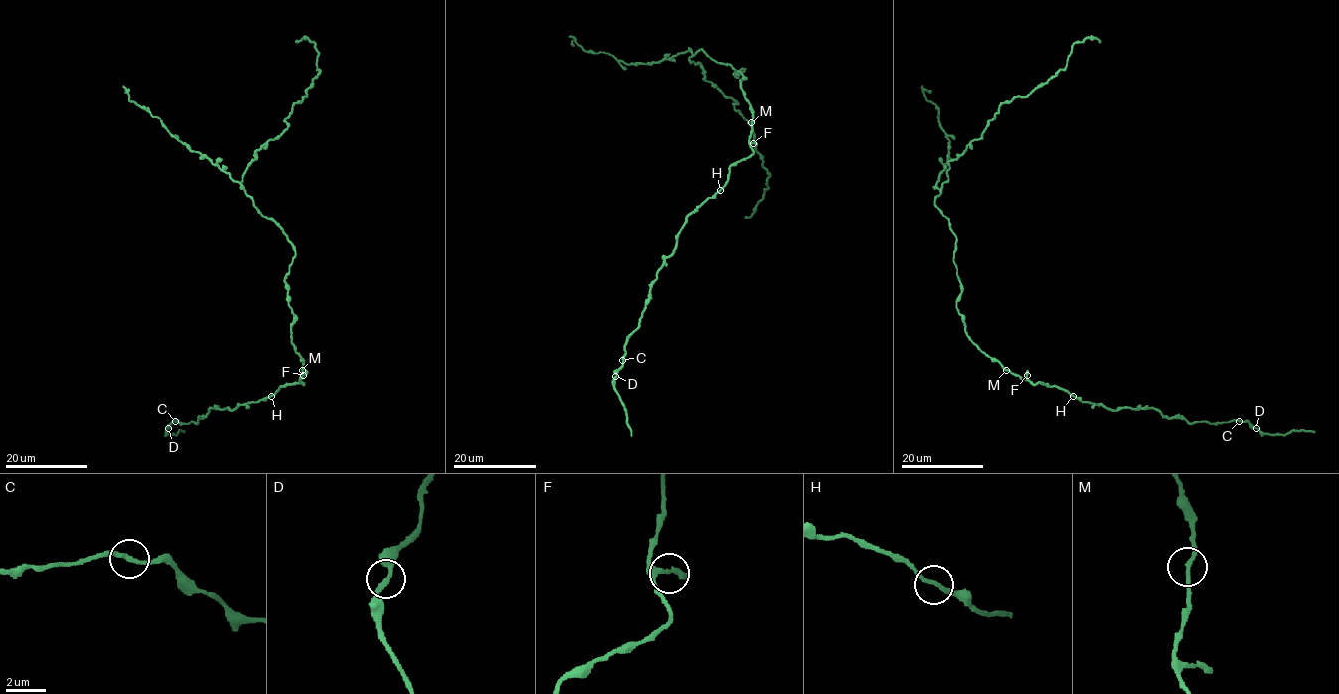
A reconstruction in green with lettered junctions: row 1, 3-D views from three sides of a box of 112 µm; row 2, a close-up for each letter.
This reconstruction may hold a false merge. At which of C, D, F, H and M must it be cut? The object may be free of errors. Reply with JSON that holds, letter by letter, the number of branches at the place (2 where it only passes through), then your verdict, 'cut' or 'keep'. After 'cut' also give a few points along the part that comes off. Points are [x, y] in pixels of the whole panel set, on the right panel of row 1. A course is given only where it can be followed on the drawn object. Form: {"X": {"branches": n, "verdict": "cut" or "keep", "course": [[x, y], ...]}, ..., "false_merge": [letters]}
{"C": {"branches": 2, "verdict": "keep"}, "D": {"branches": 2, "verdict": "keep"}, "F": {"branches": 2, "verdict": "keep"}, "H": {"branches": 2, "verdict": "keep"}, "M": {"branches": 2, "verdict": "keep"}, "false_merge": []}

